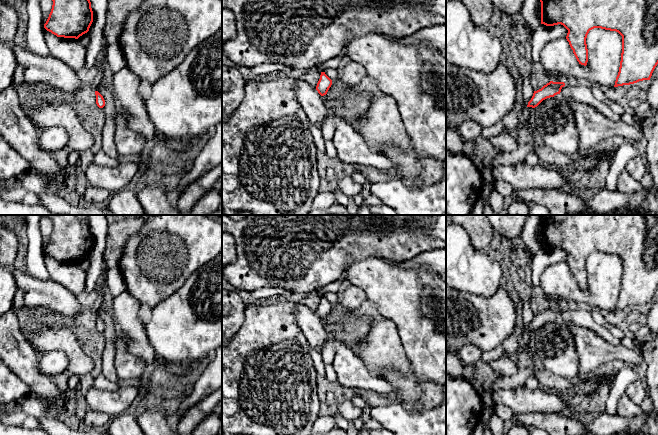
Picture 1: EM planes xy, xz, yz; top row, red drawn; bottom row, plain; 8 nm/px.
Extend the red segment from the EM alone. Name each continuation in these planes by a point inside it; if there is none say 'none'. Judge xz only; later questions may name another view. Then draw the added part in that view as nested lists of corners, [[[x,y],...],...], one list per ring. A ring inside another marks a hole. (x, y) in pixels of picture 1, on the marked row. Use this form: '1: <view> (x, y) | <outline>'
none

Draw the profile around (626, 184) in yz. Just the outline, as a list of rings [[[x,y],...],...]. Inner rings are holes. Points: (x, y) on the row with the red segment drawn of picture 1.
[[[626,169],[622,170],[618,176],[617,190],[625,193],[631,194],[643,189],[640,181],[635,180],[630,176]]]

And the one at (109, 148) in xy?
[[[98,86],[98,91],[105,100],[105,106],[102,108],[105,113],[105,123],[102,131],[102,151],[111,158],[116,158],[119,153],[115,145],[116,133],[116,105],[114,95],[105,86]]]

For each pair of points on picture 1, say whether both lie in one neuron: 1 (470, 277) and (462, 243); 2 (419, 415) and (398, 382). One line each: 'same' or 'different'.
1: same
2: different

